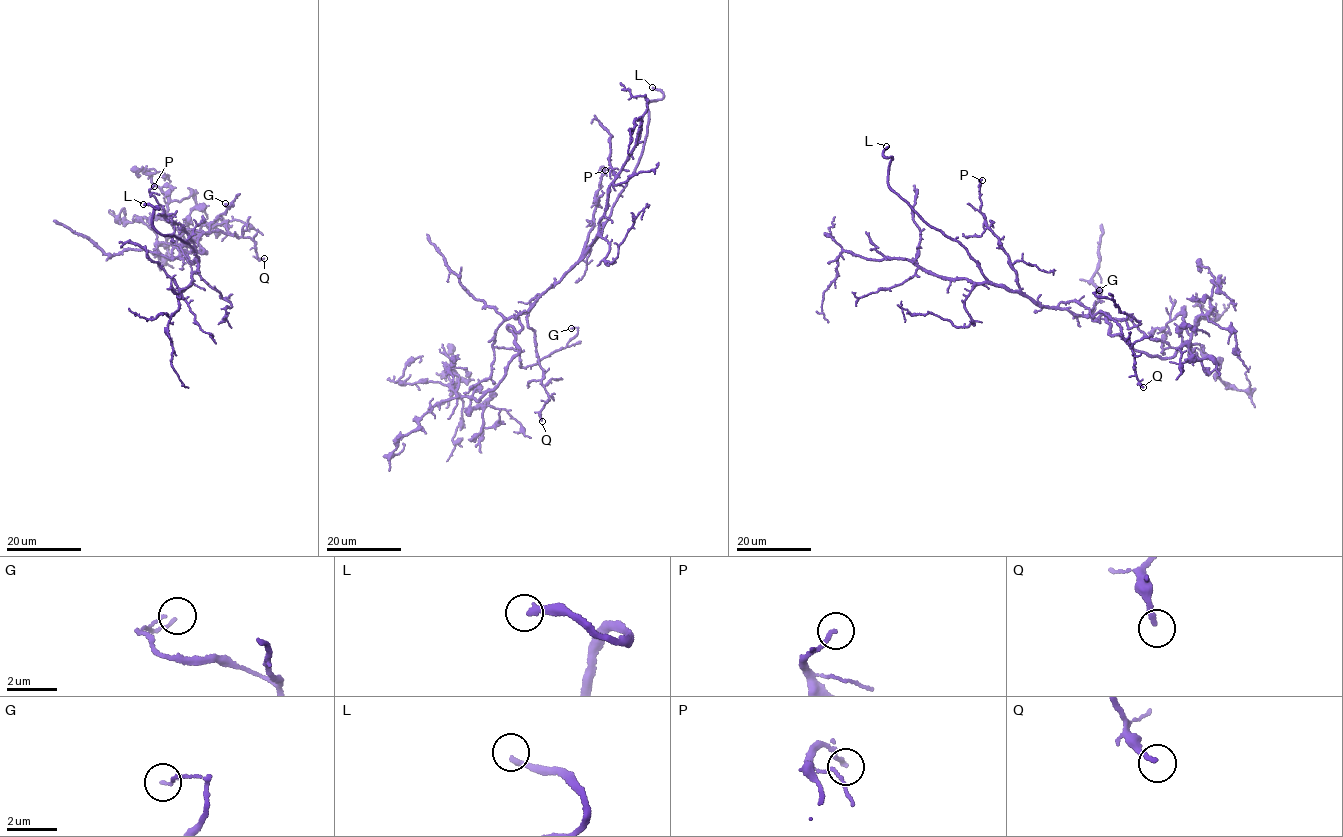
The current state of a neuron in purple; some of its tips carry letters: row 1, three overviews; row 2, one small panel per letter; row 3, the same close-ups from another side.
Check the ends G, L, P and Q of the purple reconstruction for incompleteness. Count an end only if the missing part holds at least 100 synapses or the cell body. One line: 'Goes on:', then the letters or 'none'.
Goes on: L

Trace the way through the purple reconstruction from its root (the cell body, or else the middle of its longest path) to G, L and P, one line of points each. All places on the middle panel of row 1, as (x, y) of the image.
G: (535, 301), (498, 326), (492, 346), (514, 349), (520, 365), (531, 365), (566, 345), (578, 333), (571, 328)
L: (535, 301), (599, 236), (640, 155), (649, 118), (647, 105), (663, 97), (652, 87)
P: (535, 301), (573, 268), (583, 254), (594, 223), (595, 198), (602, 186), (600, 168), (605, 170)

